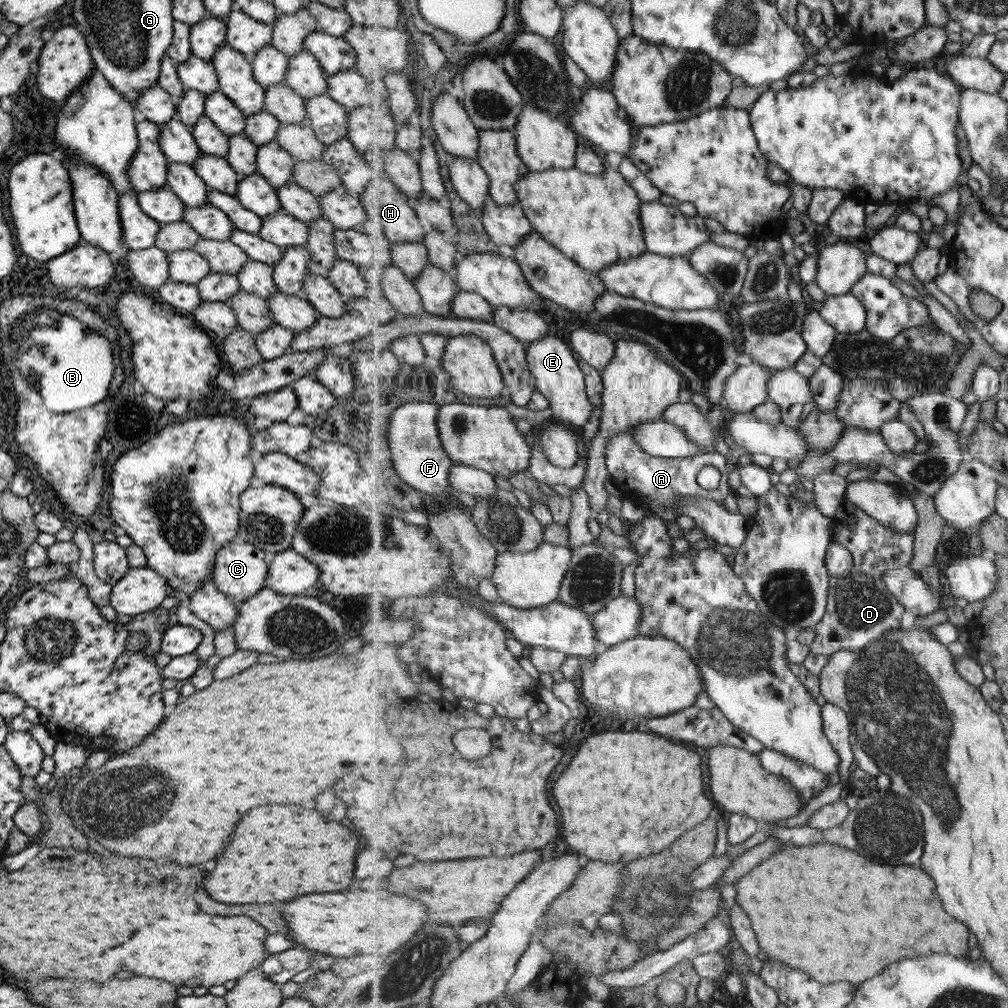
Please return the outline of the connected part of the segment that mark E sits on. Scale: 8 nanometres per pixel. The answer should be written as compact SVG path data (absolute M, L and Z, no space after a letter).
M546 336L543 340L529 343L527 362L536 390L549 399L549 409L553 416L564 425L583 427L585 424L589 424L589 420L595 412L595 405L588 397L586 374L582 371L579 359L569 344L555 336Z

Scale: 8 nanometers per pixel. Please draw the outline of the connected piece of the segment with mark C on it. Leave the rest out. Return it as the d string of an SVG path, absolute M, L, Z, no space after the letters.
M235 539L215 553L210 580L225 596L245 600L262 587L267 576L267 560L264 551Z

